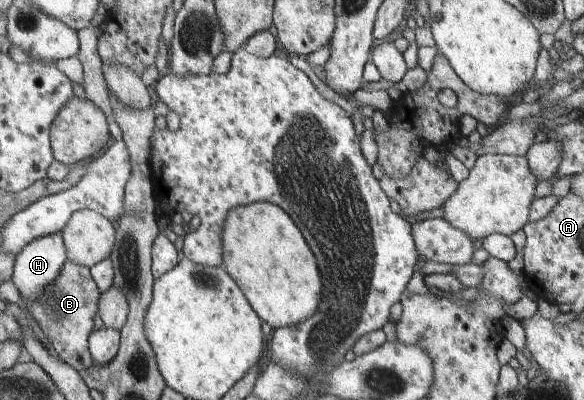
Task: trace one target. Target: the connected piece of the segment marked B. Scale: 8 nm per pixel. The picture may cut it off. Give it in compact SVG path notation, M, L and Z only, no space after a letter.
M68 259L56 284L51 285L40 300L32 303L24 300L28 311L42 329L43 336L47 337L46 348L79 373L86 372L95 365L90 350L90 338L95 330L100 296L101 289L92 276L91 268Z

